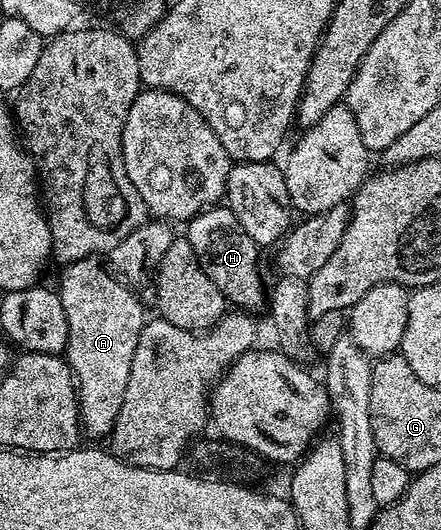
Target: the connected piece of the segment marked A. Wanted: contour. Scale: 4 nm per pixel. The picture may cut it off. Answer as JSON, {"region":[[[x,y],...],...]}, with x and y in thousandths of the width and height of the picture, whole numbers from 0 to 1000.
{"region":[[[227,489],[172,491],[168,498],[145,500],[141,513],[147,515],[138,521],[134,557],[156,625],[156,643],[147,649],[143,670],[156,681],[156,694],[166,700],[175,728],[175,772],[184,783],[184,804],[195,825],[238,826],[261,804],[261,789],[270,789],[270,774],[279,766],[299,675],[315,647],[317,626],[333,606],[331,575],[317,557],[281,528],[259,519]]]}

